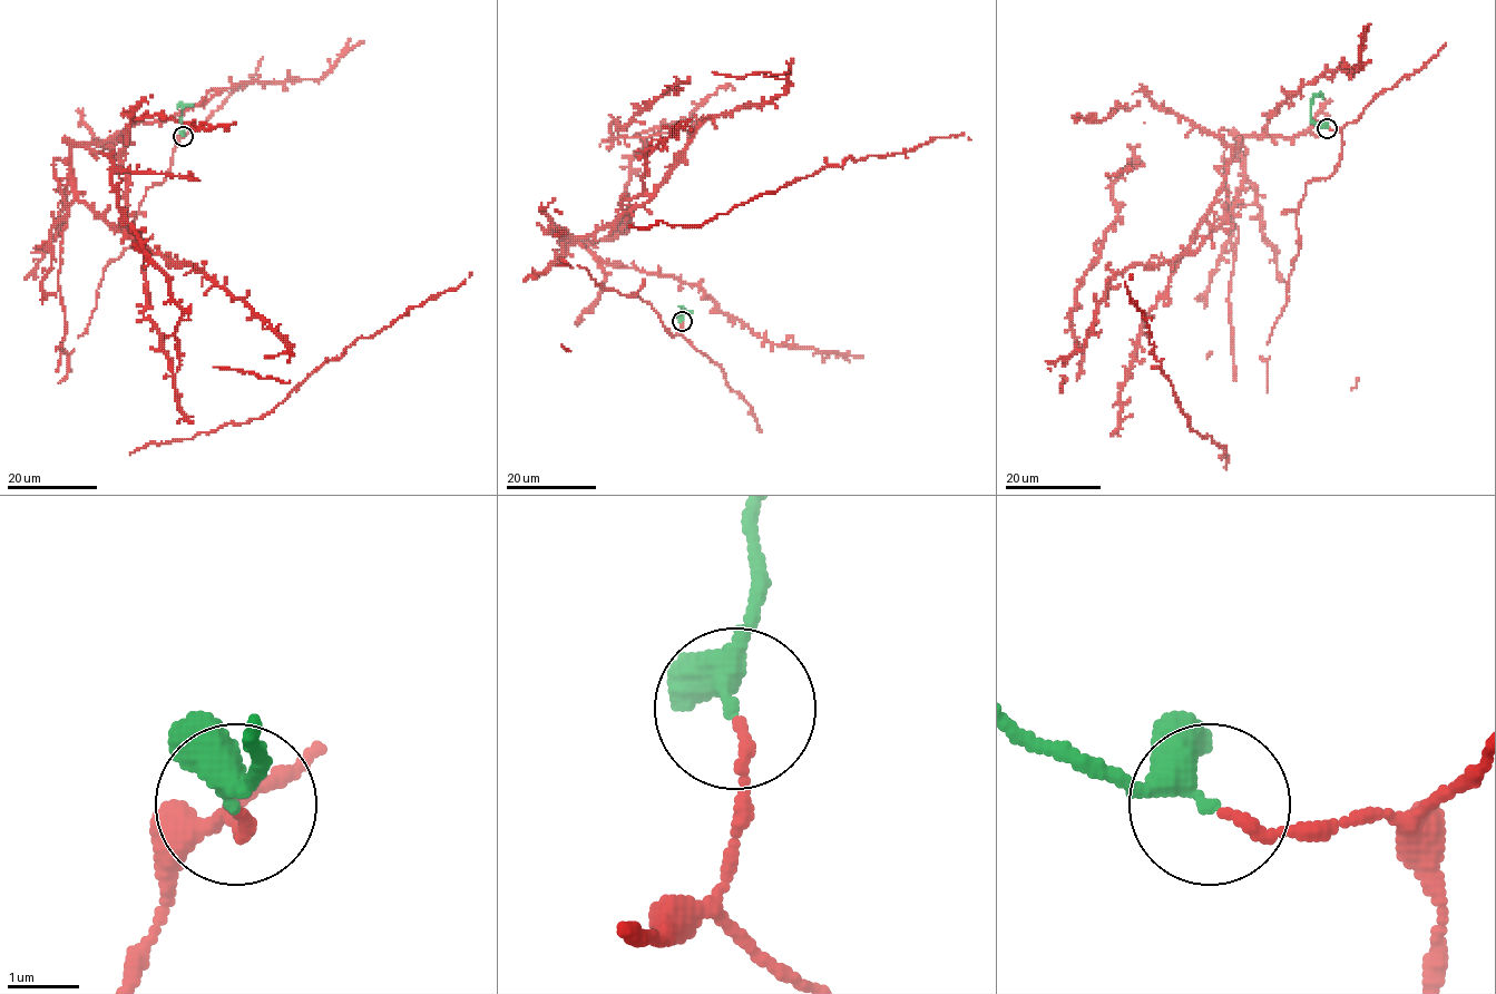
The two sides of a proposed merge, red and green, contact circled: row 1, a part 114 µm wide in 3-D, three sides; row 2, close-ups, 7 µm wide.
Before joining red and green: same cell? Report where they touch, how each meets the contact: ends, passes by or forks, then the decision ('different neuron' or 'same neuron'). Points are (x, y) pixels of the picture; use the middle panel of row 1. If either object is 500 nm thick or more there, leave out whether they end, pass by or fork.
place (682, 321); red ends; green passes by; same neuron

